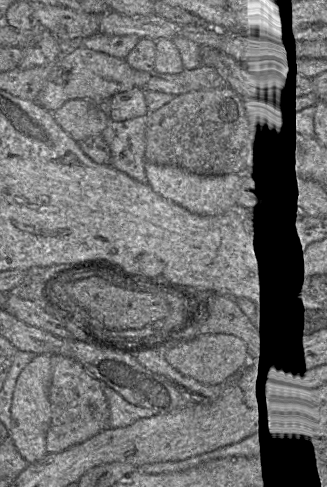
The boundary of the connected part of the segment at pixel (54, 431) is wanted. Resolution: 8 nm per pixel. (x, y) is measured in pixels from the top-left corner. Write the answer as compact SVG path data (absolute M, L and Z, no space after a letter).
M55 355L50 357L52 379L48 391L51 405L51 423L46 435L47 454L63 452L83 443L105 429L107 403L100 383L87 375L76 361Z

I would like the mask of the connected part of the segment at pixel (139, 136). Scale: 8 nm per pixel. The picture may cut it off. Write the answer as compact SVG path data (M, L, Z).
M145 115L121 122L110 121L101 133L111 150L110 165L141 183L147 183L145 171L147 118Z

